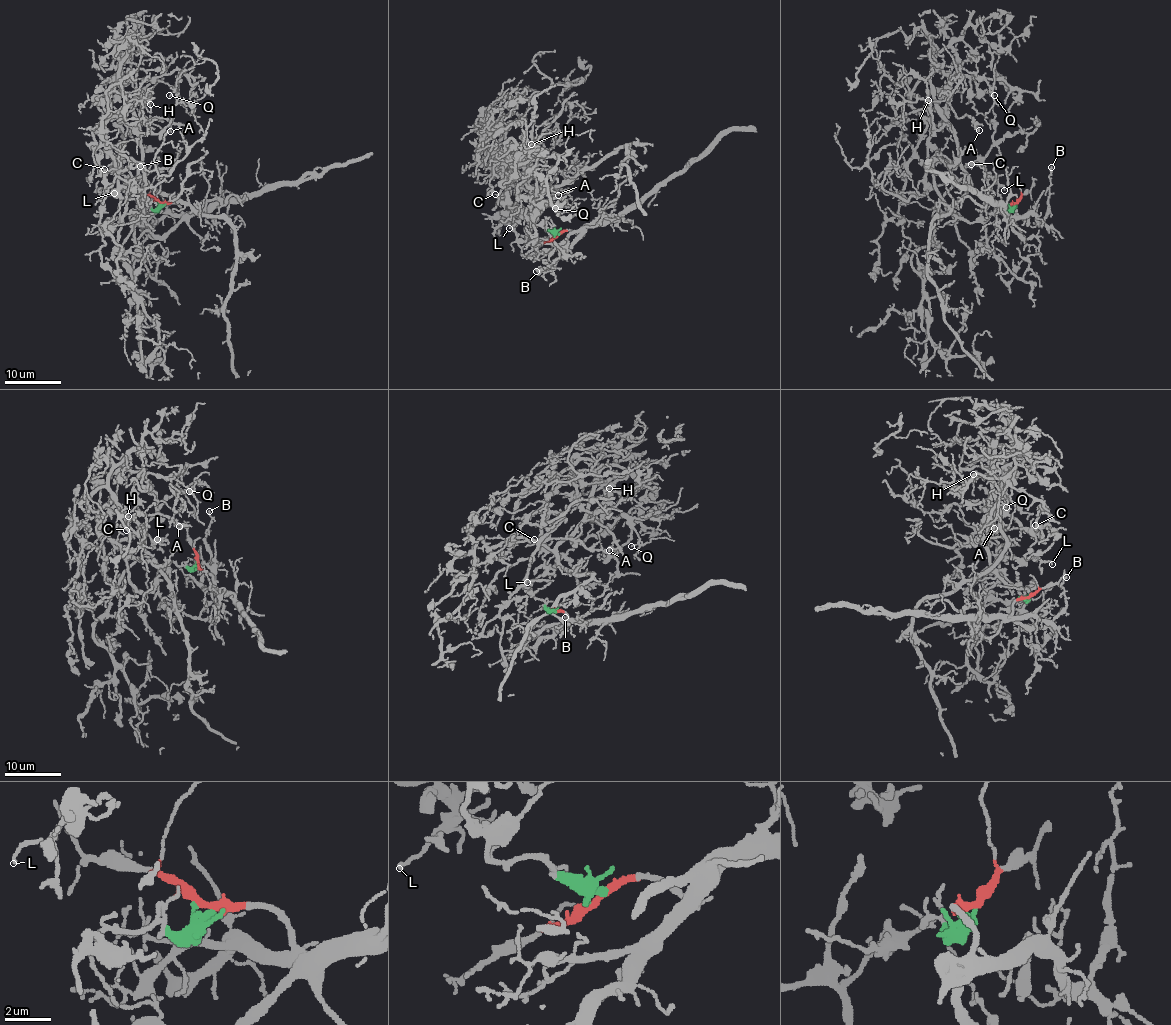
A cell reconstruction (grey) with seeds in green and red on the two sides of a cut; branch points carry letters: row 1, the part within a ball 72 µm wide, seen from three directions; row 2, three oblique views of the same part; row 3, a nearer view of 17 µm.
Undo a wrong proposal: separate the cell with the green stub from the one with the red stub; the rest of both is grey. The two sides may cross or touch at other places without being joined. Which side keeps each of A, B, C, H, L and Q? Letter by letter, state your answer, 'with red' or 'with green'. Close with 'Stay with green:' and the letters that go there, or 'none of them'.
A: with green
B: with red
C: with green
H: with green
L: with green
Q: with green
Stay with green: A, C, H, L, Q

